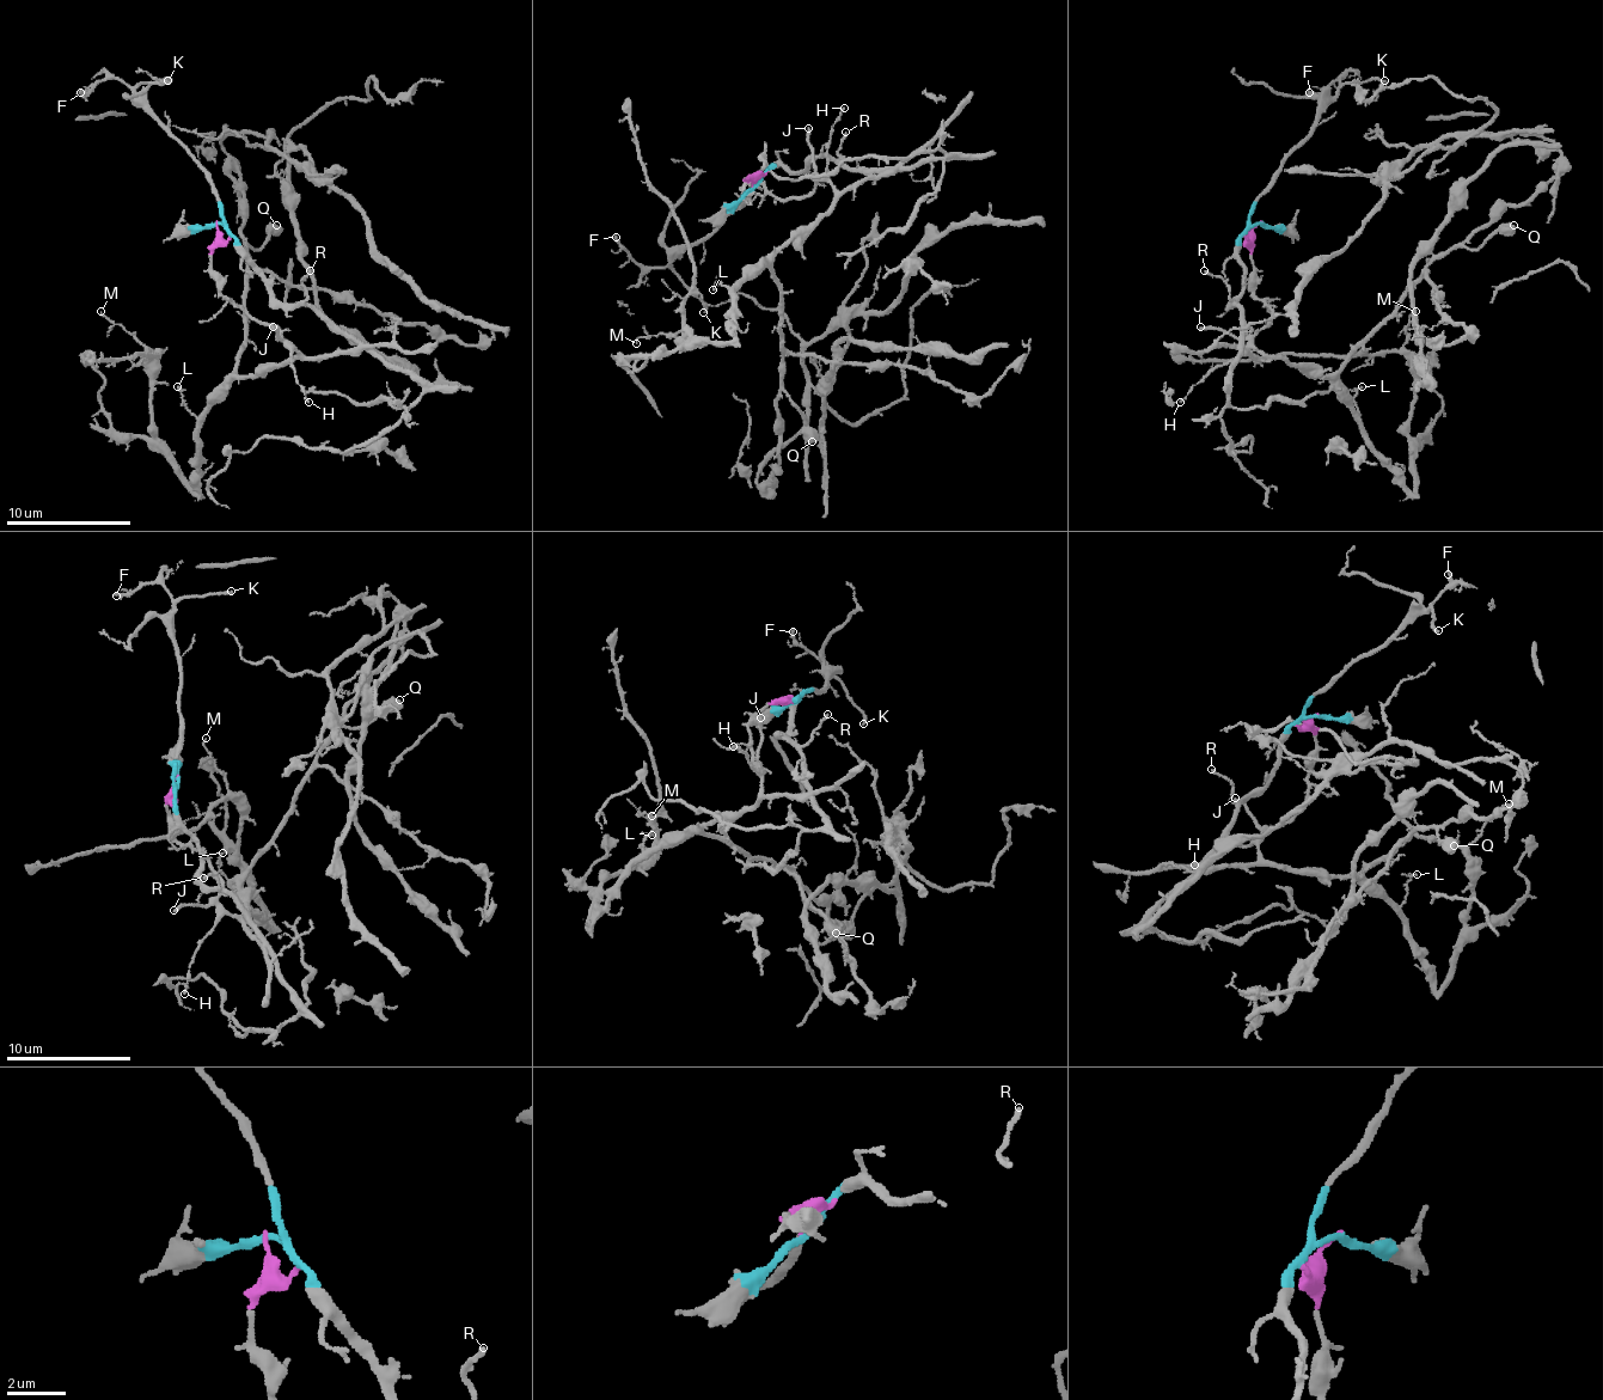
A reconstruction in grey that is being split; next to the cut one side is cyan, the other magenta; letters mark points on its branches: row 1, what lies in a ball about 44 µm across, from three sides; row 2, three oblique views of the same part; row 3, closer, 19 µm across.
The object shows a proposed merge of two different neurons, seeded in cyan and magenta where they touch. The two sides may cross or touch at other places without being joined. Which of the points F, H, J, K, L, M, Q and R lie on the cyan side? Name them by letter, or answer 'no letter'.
F, K, R

